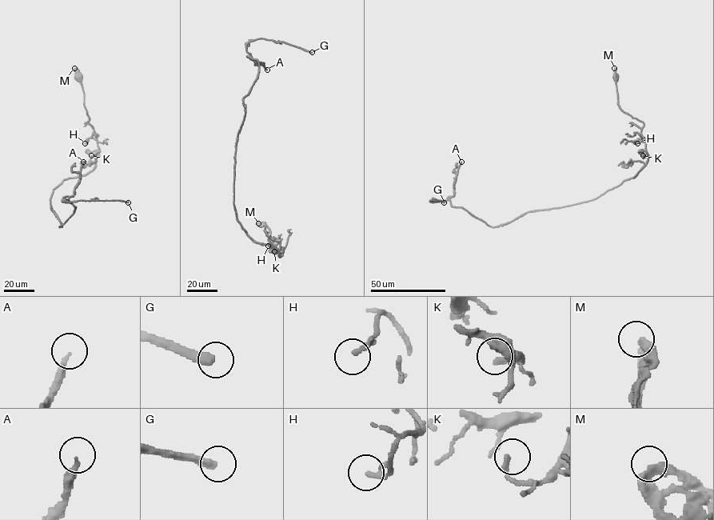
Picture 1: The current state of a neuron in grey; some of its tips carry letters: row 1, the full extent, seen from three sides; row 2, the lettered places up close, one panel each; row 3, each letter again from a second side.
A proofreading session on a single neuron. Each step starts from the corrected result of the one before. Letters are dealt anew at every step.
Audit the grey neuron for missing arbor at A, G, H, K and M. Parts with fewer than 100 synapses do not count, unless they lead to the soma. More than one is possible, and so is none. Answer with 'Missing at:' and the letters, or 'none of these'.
Missing at: A, G

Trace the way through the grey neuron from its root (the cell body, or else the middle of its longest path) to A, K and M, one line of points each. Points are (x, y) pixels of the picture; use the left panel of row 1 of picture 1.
A: (50, 205), (61, 223), (60, 227), (74, 210), (68, 198), (73, 194), (83, 162)
K: (50, 205), (53, 190), (64, 180), (85, 175), (94, 168), (100, 150), (91, 155)
M: (50, 205), (53, 190), (65, 180), (89, 173), (99, 150), (88, 122), (81, 77), (74, 68)

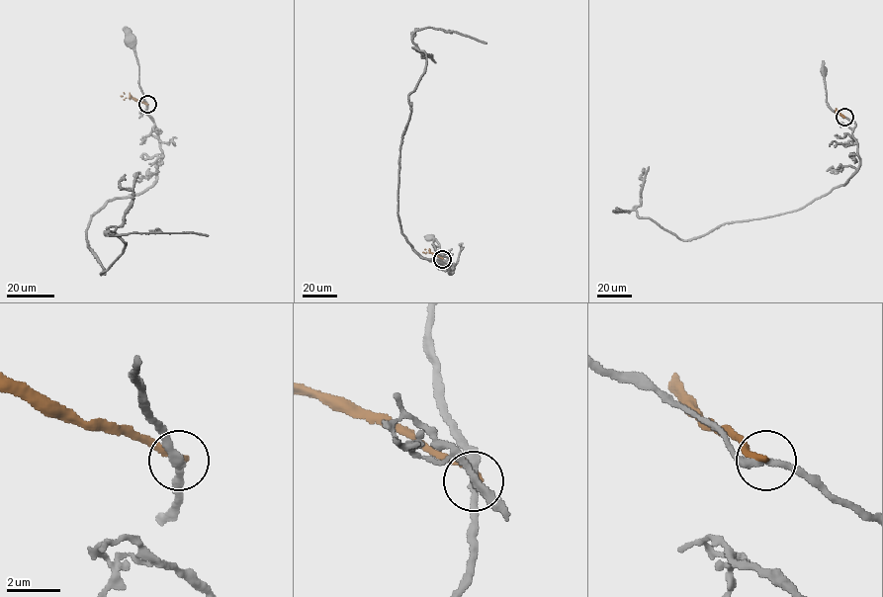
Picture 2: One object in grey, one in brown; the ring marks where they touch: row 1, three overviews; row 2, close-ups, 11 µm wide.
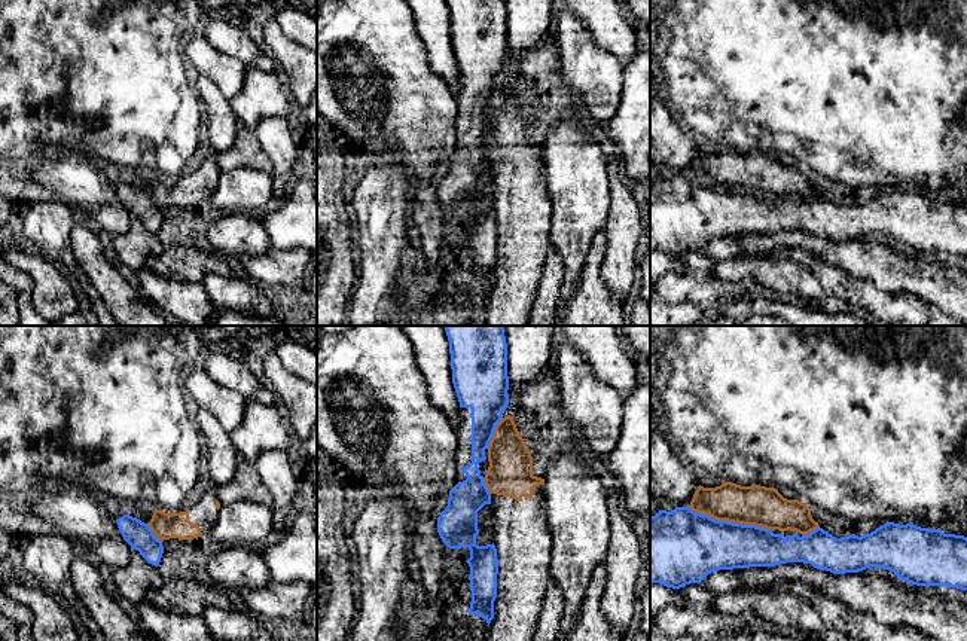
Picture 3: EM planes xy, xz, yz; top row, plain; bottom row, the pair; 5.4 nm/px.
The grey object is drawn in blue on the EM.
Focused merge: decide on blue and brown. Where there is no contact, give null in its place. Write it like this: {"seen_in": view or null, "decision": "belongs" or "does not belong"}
{"seen_in": "yz", "decision": "does not belong"}

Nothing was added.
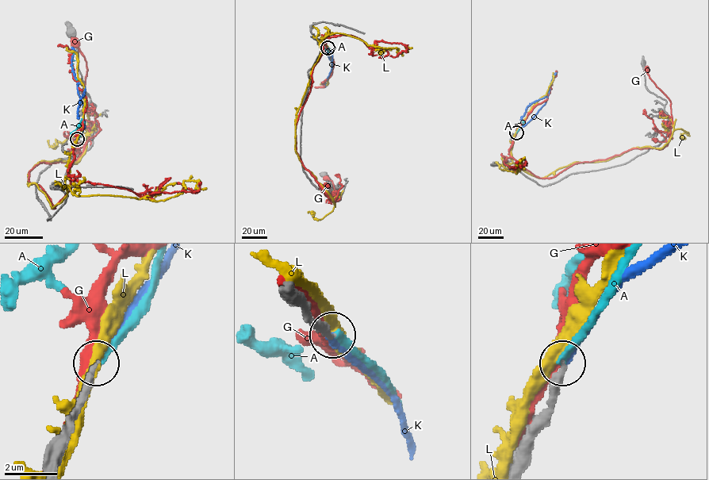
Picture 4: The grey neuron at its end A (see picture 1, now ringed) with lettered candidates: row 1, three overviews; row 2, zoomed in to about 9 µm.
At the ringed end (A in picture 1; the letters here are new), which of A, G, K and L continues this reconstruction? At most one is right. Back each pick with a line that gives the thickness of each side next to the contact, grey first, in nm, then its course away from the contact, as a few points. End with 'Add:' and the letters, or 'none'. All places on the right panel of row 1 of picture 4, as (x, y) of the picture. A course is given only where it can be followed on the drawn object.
K: calibres 300 and 320 nm; course (516, 132), (545, 104), (547, 97), (530, 104), (520, 120)
Add: K

